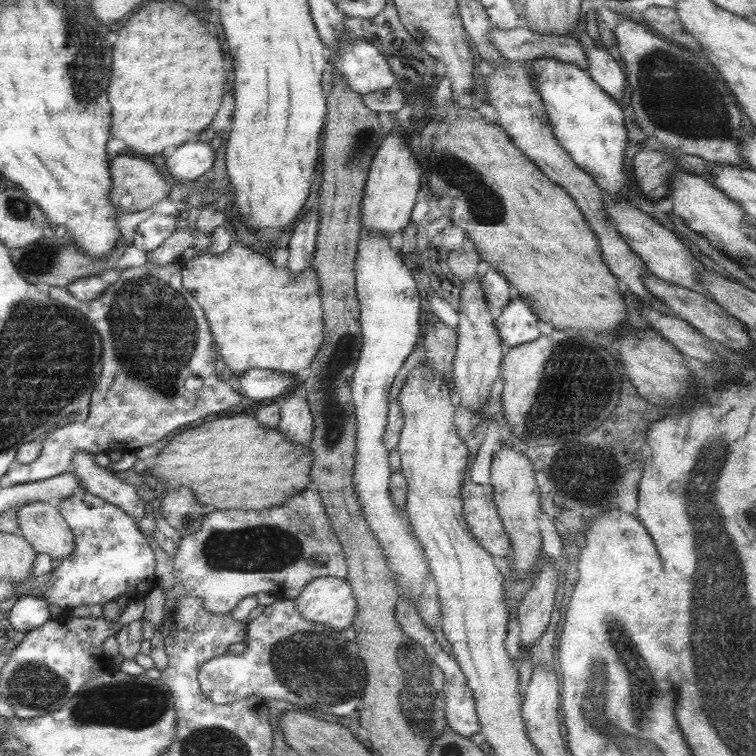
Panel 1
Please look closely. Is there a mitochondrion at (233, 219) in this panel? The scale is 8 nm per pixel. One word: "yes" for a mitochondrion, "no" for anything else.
no

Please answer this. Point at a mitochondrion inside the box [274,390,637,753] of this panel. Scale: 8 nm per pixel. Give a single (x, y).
(416, 697)

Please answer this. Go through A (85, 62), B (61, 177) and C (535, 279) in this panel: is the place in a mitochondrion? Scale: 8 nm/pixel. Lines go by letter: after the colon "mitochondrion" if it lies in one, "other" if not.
A: mitochondrion
B: other
C: other

